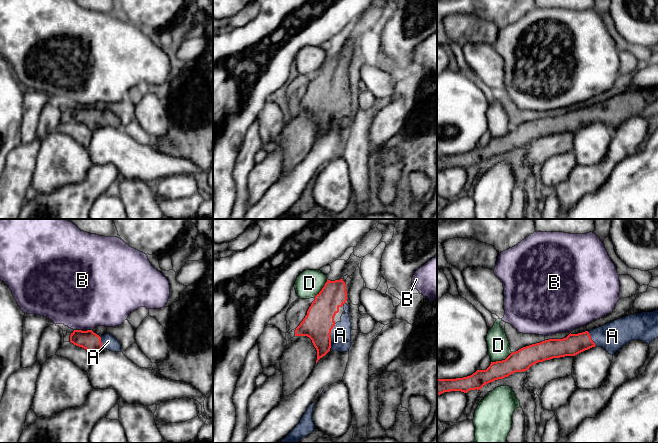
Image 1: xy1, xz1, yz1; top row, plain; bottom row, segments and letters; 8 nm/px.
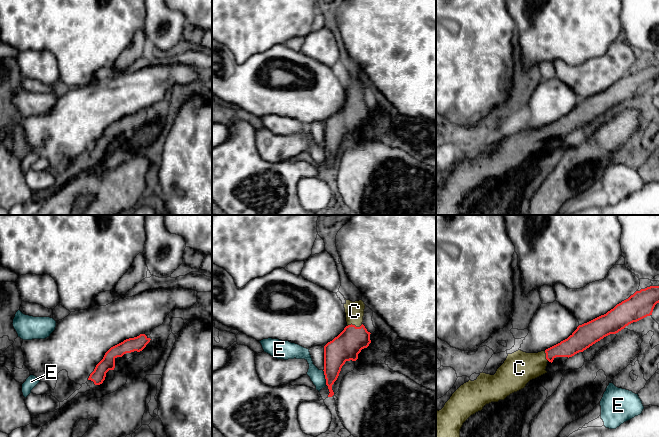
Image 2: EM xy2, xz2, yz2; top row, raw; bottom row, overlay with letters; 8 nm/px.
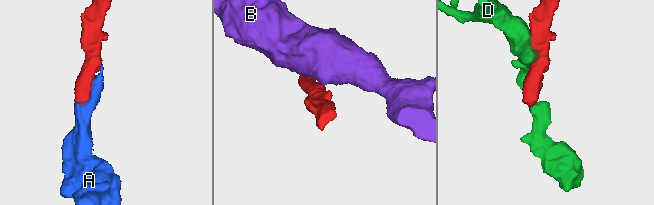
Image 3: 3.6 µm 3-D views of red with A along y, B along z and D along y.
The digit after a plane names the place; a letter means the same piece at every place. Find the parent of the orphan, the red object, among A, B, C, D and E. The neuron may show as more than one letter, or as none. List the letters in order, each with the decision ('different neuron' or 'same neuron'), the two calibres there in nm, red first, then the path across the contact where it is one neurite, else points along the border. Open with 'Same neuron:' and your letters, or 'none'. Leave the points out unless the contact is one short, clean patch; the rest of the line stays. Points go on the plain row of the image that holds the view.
Same neuron: A, C
A: same neuron; calibres 240 and 160 nm
B: different neuron; calibres 150 and 480 nm
C: same neuron; calibres 220 and 150 nm
D: different neuron; calibres 170 and 180 nm; border yz1 (512, 128), (504, 135), (491, 138)
E: different neuron; calibres 200 and 120 nm

